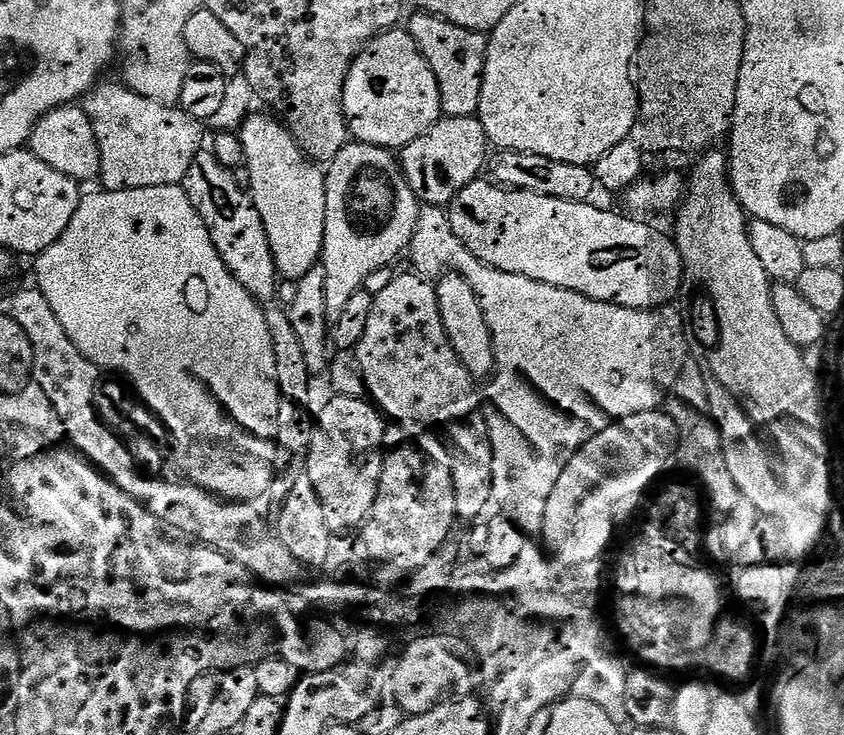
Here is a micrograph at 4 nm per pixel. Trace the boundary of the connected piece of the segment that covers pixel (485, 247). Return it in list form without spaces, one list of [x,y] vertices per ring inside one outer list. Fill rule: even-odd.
[[[484,179],[471,180],[446,208],[448,224],[454,234],[483,264],[627,308],[658,308],[679,297],[684,263],[676,241],[669,233],[667,236],[640,220],[595,208],[592,202],[563,200],[519,186],[499,188]]]

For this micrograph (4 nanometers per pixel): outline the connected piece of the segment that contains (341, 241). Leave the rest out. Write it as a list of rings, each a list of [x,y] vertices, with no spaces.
[[[350,142],[342,150],[338,150],[336,157],[326,165],[324,185],[326,230],[319,263],[326,270],[326,318],[329,325],[333,325],[338,322],[338,318],[342,318],[346,302],[350,302],[350,297],[369,283],[367,280],[375,272],[380,272],[387,264],[394,263],[403,252],[405,255],[414,238],[422,204],[400,166],[397,153],[377,144]]]

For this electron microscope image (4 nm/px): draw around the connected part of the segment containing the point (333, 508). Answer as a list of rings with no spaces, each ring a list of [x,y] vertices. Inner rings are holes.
[[[339,394],[333,395],[332,398],[333,400],[321,412],[319,409],[318,419],[315,421],[313,444],[309,450],[307,476],[310,478],[310,482],[314,482],[314,490],[318,490],[318,499],[322,501],[326,526],[330,526],[330,530],[334,534],[355,533],[360,525],[367,520],[378,494],[386,451],[383,445],[386,420],[380,409],[367,399]]]

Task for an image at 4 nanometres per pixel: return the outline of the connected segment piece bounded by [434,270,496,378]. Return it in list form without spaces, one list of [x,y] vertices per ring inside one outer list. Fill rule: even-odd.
[[[448,270],[435,281],[434,287],[438,298],[438,314],[442,314],[442,326],[446,330],[446,338],[450,338],[450,346],[454,346],[454,354],[460,356],[460,361],[472,376],[491,377],[496,370],[496,351],[482,302],[478,294],[474,294],[474,286],[470,286],[462,274]]]

